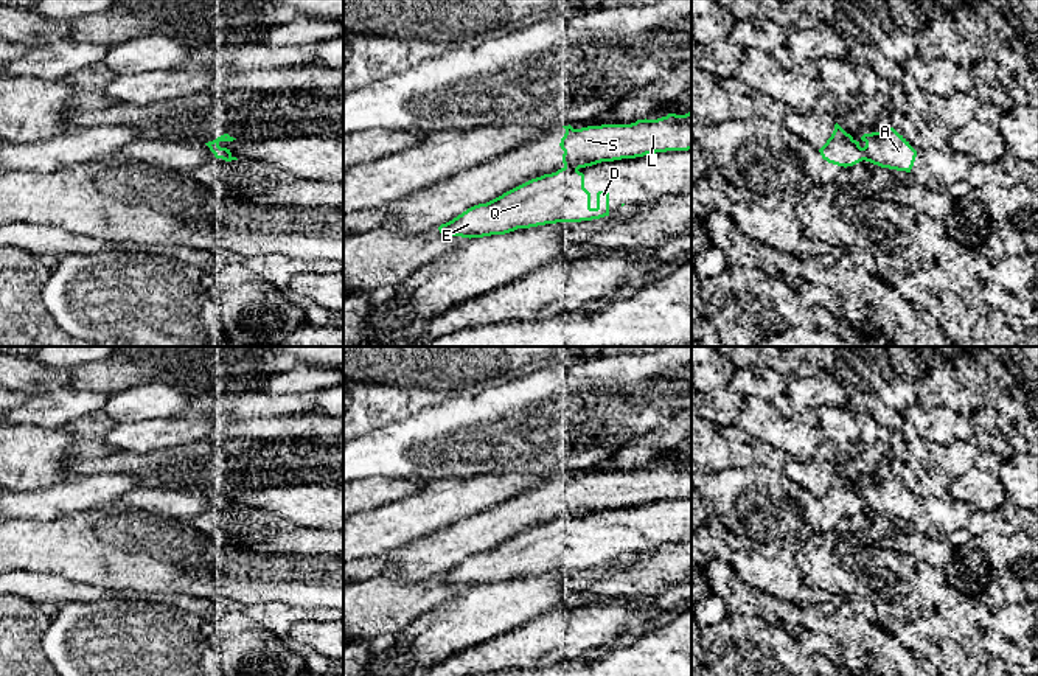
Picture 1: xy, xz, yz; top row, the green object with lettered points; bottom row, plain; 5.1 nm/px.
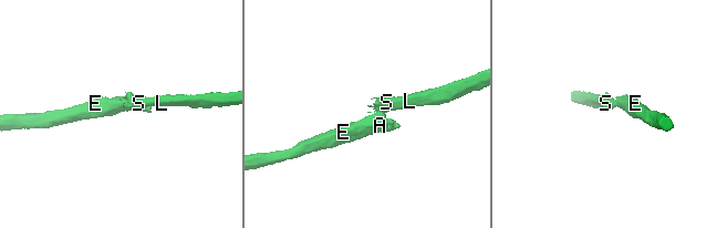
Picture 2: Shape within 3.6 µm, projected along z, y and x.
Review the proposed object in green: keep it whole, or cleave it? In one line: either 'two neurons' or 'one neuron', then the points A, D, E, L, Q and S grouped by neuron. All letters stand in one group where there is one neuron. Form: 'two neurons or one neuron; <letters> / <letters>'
two neurons; A D E Q / L S

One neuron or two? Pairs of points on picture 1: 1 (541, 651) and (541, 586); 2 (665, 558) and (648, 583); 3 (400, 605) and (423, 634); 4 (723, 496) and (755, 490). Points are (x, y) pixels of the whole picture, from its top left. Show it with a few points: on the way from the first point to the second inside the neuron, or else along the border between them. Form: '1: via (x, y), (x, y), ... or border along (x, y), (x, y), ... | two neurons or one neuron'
1: border along (553, 608), (532, 617), (508, 633) | two neurons
2: via (665, 564), (653, 577) | one neuron
3: border along (443, 602), (418, 614), (393, 634) | two neurons
4: via (731, 496), (748, 496) | one neuron

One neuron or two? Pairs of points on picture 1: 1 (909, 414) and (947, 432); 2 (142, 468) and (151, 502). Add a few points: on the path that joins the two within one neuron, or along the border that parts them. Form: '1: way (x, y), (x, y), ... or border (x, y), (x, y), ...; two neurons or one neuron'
1: way (919, 418), (937, 425); one neuron
2: border (145, 487), (165, 487), (182, 491); two neurons

